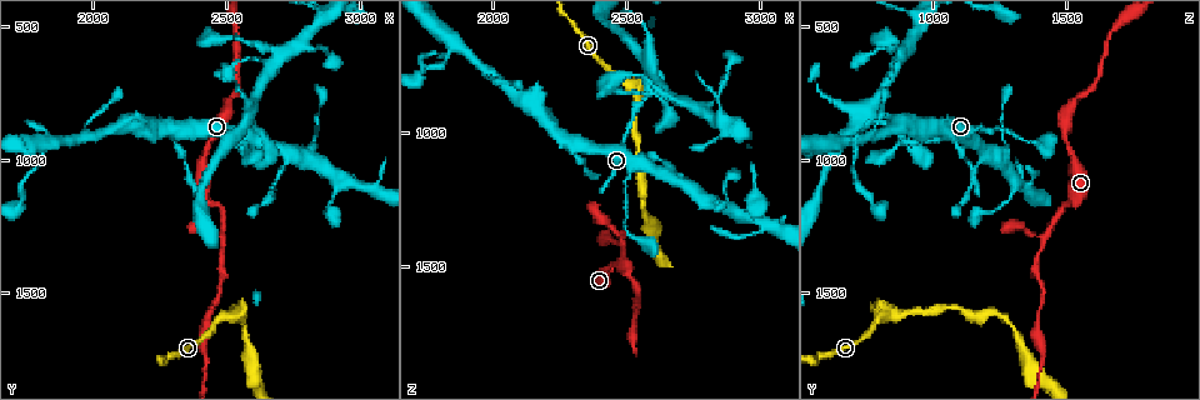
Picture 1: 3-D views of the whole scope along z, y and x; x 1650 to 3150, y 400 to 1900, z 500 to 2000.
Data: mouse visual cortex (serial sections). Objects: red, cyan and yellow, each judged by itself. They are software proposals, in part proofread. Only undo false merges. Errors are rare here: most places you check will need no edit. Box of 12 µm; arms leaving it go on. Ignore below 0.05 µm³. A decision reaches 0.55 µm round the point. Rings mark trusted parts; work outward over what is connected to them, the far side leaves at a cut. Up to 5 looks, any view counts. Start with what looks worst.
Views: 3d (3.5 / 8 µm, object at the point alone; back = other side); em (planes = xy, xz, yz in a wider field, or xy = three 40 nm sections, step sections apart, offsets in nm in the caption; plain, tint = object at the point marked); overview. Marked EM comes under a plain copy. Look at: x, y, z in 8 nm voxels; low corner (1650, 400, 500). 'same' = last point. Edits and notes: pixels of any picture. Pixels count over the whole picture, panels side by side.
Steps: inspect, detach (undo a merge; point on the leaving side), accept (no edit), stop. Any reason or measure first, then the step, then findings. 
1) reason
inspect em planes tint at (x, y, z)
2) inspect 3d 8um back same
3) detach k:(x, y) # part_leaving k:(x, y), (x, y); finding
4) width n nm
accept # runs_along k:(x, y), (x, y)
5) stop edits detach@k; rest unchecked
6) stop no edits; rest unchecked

arms part here
inspect 3d 3.5um at (2490, 1290, 1420)

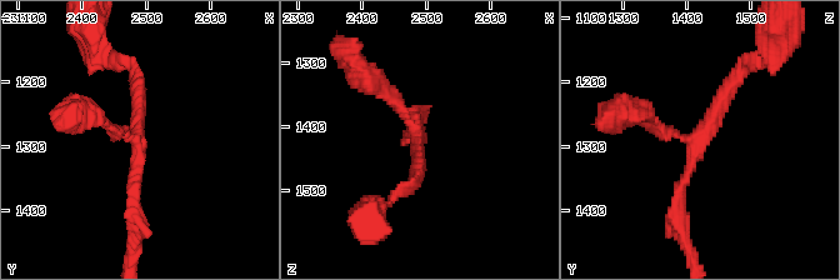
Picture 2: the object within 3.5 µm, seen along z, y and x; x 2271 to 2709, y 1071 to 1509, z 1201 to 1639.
arms 3; arm_widths 150, 150, 200 nm; shape alone is not enough
inspect em xy step 1 tint at (2490, 1295, 1420)

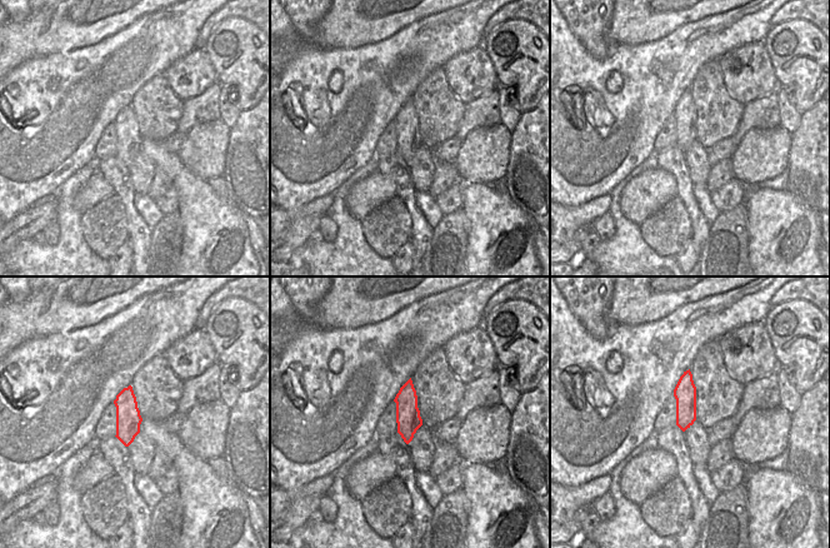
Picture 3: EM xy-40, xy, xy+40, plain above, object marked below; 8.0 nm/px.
width 200 nm
accept # runs_along 2:(746, 68), (698, 136), (675, 221); all the same cell

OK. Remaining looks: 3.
sudden change in width
inspect 3d 8um at (1980, 910, 770)

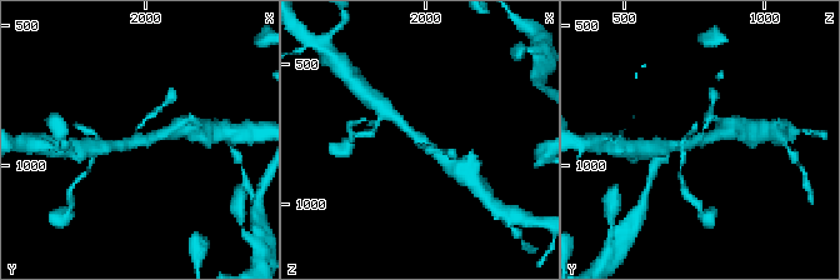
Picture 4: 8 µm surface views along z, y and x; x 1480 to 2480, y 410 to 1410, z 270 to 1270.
zoom in
inspect 3d 3.5um at (1980, 900, 770)

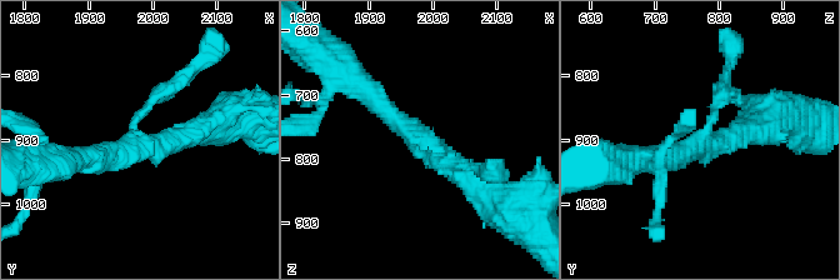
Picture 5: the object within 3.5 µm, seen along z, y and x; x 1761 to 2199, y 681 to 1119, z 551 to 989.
arms 3; arm_widths 200, 300, 350 nm; need the tissue
inspect em planes tint at (1975, 905, 765)

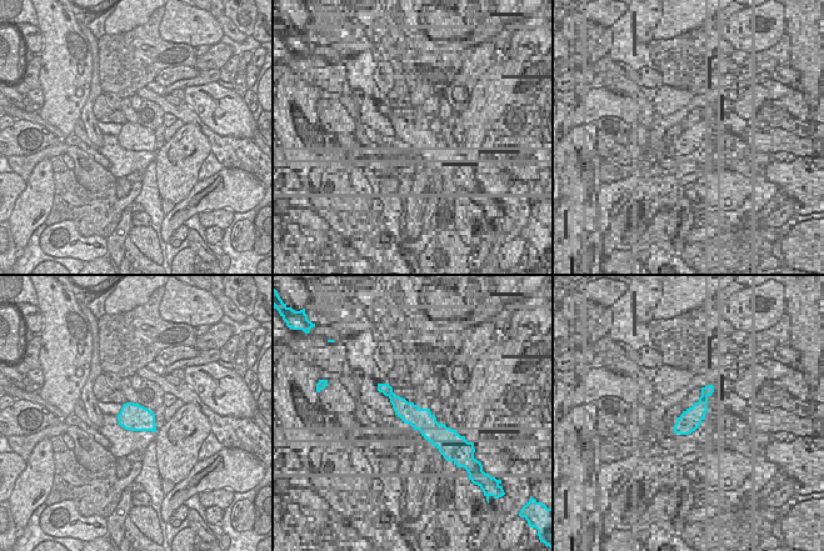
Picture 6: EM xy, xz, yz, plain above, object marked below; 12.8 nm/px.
accept # runs_along 5:(483, 193), (353, 84); one cell here

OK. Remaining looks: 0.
stop no edits; rest unchecked

